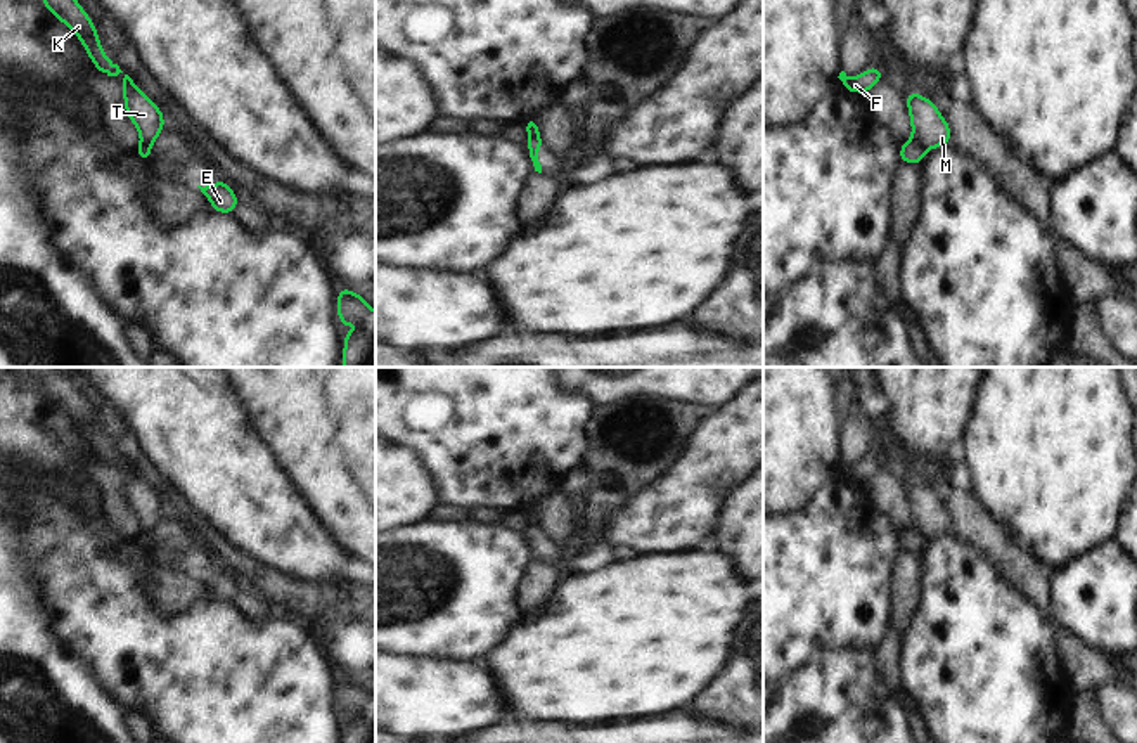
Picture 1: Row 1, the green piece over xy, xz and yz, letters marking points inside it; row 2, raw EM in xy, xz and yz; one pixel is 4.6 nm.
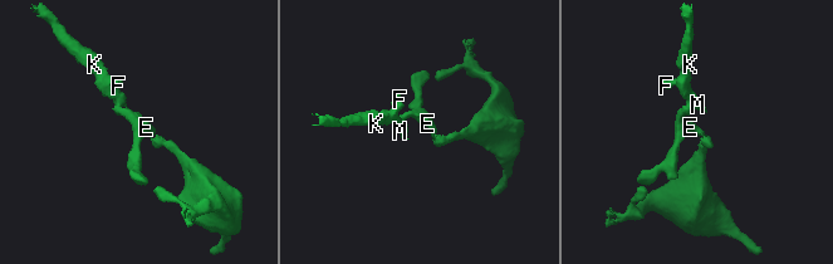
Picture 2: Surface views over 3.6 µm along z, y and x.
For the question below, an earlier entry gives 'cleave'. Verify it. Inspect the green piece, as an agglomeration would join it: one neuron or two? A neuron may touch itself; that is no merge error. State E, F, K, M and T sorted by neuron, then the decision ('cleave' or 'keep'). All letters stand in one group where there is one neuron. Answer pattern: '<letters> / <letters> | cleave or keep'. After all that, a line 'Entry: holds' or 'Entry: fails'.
E / F K M T | cleave
Entry: holds

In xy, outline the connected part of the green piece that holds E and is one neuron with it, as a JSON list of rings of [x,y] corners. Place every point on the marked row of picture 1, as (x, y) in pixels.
[[[223,177],[218,182],[213,182],[206,187],[201,187],[201,185],[197,187],[211,203],[209,211],[230,215],[241,204],[235,191],[225,182]]]

